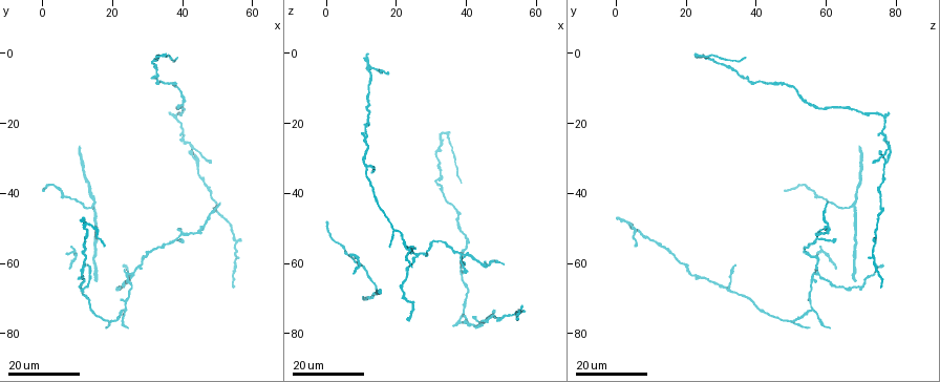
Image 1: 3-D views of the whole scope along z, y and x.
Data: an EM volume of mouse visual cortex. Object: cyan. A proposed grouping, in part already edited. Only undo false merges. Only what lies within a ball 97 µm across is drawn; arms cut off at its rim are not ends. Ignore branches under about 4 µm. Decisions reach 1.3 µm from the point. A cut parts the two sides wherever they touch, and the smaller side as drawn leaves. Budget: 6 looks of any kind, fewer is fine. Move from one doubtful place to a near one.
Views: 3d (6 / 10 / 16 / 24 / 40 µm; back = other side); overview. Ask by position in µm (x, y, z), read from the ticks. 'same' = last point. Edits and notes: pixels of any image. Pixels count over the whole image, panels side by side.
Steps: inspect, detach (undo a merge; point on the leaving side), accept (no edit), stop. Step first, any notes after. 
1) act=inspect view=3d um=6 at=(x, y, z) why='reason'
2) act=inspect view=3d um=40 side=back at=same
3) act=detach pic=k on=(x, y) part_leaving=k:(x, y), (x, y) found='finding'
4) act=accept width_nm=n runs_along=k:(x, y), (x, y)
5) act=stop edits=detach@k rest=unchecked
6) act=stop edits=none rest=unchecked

act=inspect view=3d um=16 at=(26.0, 62.5, 57.0) why='arms part here'

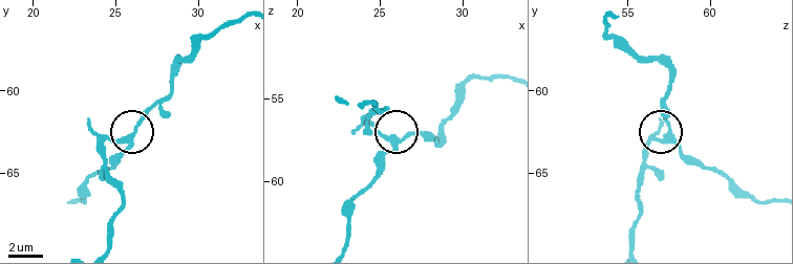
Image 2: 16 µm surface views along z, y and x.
act=inspect view=3d um=10 at=(25.9, 63.1, 57.7) why='zoom in'

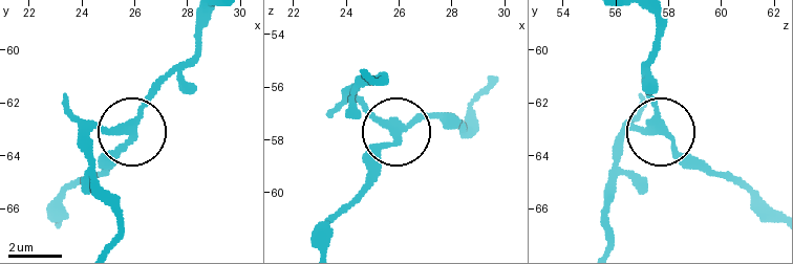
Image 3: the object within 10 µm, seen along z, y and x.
act=accept side_arm_um=70 arms=3 found='one neuron here'

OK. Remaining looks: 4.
act=inspect view=3d um=16 at=(23.0, 73.0, 56.5) why='arms part here'

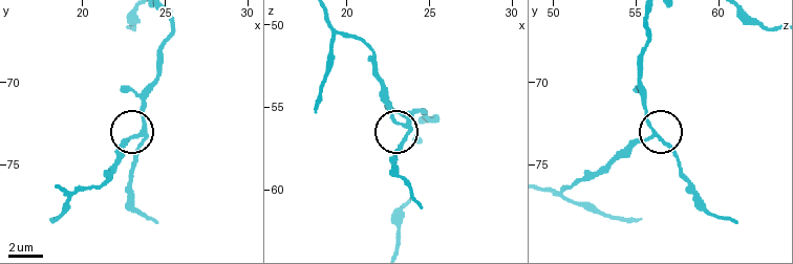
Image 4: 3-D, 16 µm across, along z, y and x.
act=inspect view=3d um=10 at=(23.5, 73.2, 56.2)

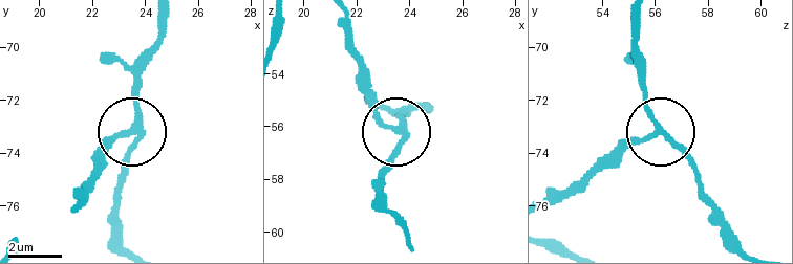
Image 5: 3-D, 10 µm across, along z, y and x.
act=accept side_arm_um=8 arms=3 found='one neuron here'

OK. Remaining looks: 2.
act=inspect view=3d um=24 at=(12.0, 67.5, 32.5) why='arms part here'

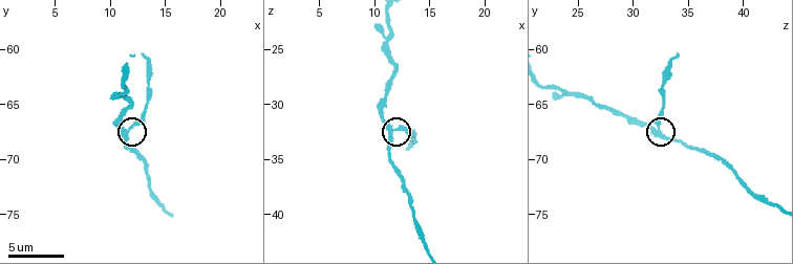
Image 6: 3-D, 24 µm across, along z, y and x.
act=inspect view=3d um=10 at=(11.8, 66.8, 32.4) why='closer look'

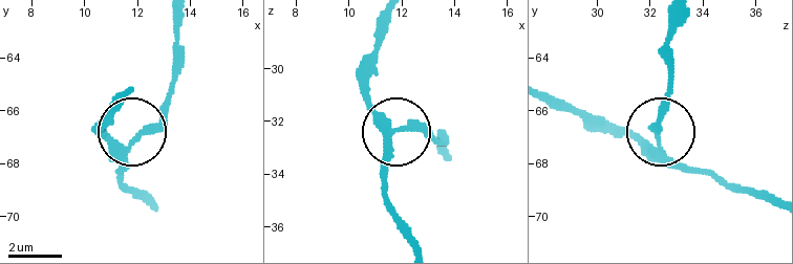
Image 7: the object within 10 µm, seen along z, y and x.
act=accept width_nm=250 runs_along=7:(410, 246), (385, 192), (385, 151), (399, 131), (437, 138) found='one neuron here'

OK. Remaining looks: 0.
act=stop edits=none rest=unchecked

